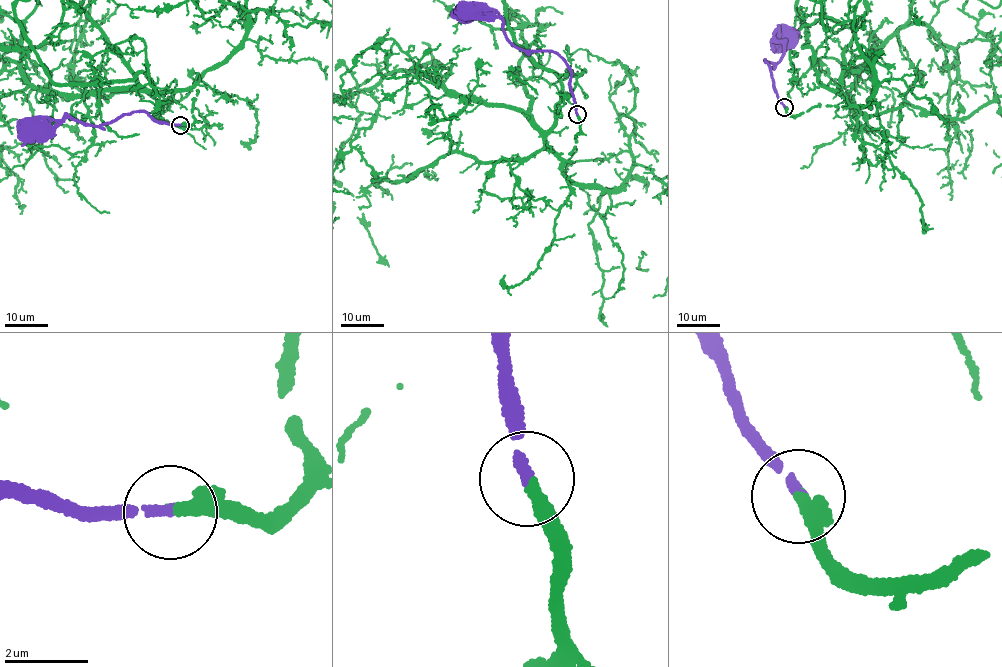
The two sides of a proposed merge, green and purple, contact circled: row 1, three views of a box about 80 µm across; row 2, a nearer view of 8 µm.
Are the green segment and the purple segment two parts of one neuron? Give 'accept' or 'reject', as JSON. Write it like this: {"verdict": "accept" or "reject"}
{"verdict": "accept"}

